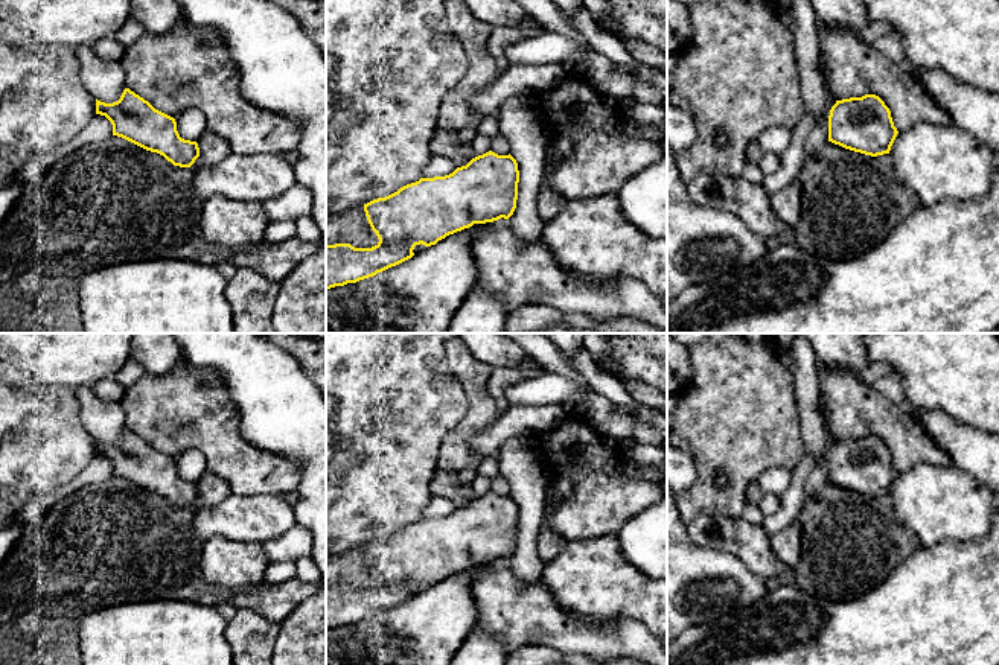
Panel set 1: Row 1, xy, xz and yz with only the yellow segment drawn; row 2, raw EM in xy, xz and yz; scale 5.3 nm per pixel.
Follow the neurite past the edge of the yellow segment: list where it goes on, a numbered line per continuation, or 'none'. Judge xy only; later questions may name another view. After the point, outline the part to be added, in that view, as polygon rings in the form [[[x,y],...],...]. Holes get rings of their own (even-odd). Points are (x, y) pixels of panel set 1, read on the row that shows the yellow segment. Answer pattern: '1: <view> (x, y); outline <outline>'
none

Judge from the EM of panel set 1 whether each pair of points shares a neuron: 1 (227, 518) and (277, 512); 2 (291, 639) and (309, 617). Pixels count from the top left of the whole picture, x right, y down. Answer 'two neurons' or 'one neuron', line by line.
1: one neuron
2: one neuron

